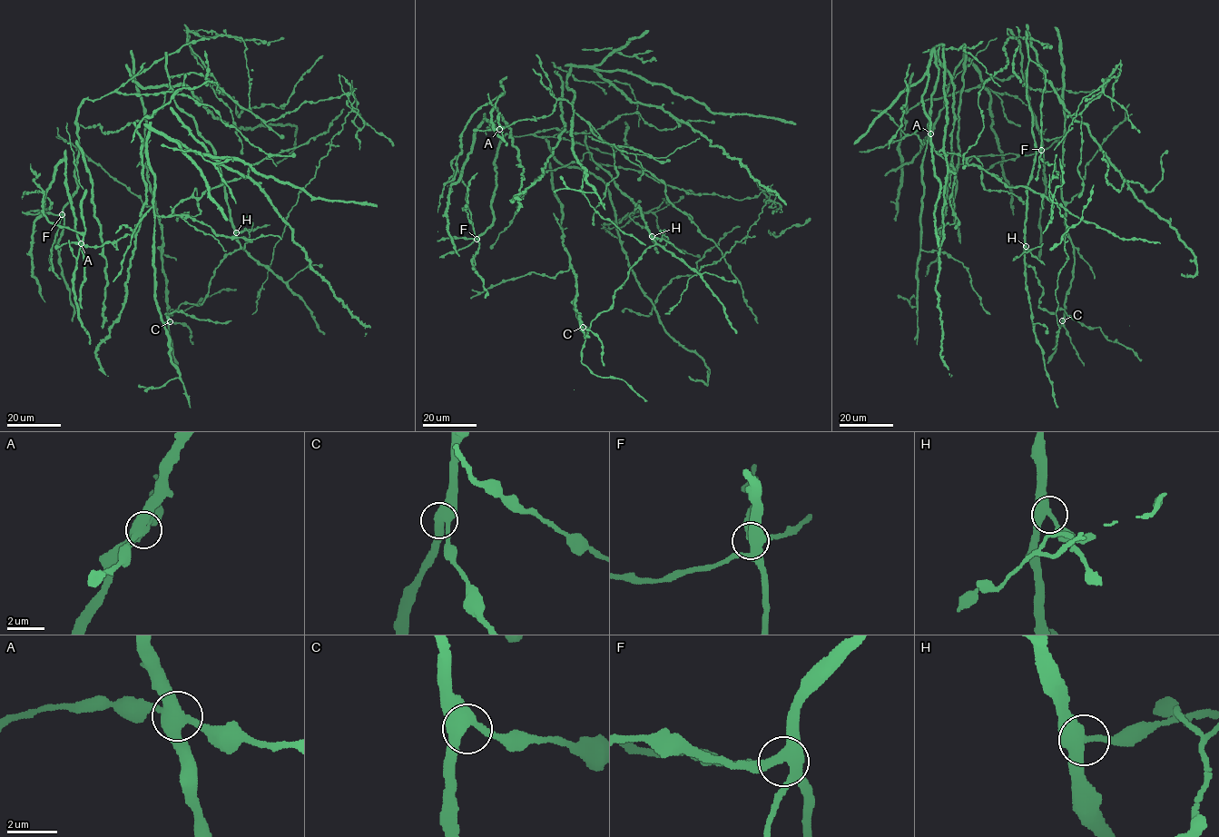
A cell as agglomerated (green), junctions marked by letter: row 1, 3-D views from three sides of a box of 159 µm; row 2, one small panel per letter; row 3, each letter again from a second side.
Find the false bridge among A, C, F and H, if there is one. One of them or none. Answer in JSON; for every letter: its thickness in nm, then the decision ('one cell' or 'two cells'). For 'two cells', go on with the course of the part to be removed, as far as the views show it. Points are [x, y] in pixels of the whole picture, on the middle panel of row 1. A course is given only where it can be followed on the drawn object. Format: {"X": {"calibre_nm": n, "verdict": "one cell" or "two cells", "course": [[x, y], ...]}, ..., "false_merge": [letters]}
{"A": {"calibre_nm": 480, "verdict": "one cell"}, "C": {"calibre_nm": 440, "verdict": "one cell"}, "F": {"calibre_nm": 440, "verdict": "one cell"}, "H": {"calibre_nm": 400, "verdict": "one cell"}, "false_merge": []}

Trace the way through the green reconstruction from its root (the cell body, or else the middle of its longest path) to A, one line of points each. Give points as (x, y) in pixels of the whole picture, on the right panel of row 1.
A: (1076, 217), (1039, 192), (1007, 186), (958, 153), (938, 152), (925, 129), (915, 134), (924, 144), (930, 132)

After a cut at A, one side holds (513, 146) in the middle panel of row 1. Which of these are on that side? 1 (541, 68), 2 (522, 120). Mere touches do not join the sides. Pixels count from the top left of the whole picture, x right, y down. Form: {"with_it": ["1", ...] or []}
{"with_it": []}

